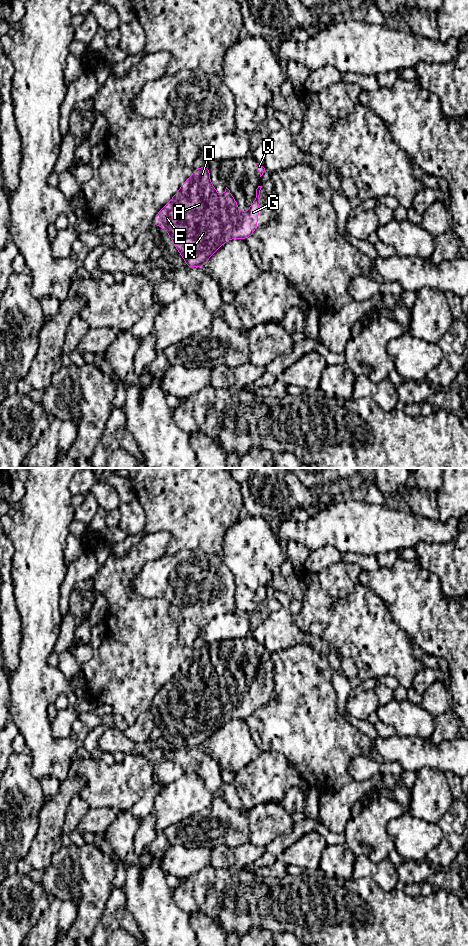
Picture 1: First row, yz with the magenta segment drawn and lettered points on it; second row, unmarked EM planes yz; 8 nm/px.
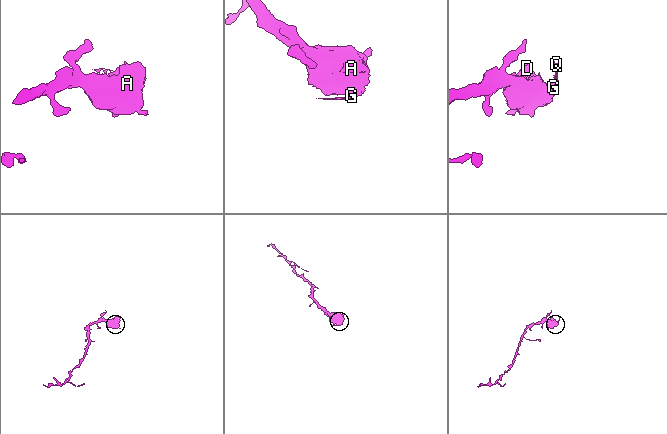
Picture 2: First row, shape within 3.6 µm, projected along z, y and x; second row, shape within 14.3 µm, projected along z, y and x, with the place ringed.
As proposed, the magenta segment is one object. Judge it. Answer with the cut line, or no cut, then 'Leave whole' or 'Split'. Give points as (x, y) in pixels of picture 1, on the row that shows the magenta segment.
No split. Leave whole

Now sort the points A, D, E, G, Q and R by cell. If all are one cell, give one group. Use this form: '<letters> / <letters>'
A D E G Q R

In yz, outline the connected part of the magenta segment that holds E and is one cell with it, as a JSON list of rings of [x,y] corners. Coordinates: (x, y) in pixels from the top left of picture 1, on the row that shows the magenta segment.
[[[205,164],[194,169],[193,174],[187,178],[172,199],[156,214],[153,223],[166,230],[187,267],[204,267],[212,254],[227,241],[234,238],[246,240],[255,232],[260,214],[258,208],[262,200],[259,197],[260,190],[261,186],[258,186],[256,197],[248,211],[242,213],[227,187],[221,196],[218,195]]]

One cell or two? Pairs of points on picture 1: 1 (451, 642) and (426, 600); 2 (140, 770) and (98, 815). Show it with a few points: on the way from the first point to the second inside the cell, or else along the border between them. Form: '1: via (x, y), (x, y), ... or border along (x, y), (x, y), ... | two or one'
1: via (445, 632), (426, 613), (426, 610) | one
2: border along (90, 808), (113, 807), (119, 811) | two

